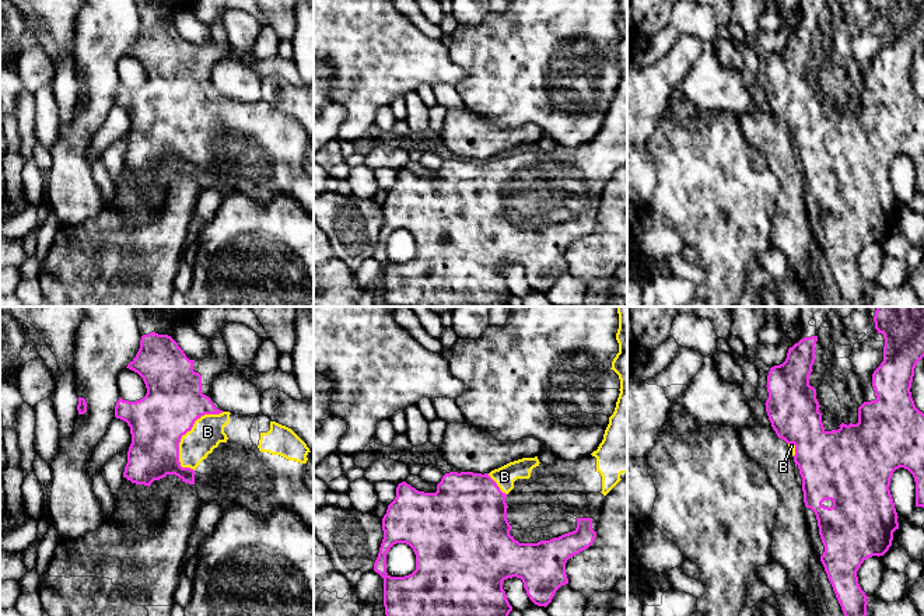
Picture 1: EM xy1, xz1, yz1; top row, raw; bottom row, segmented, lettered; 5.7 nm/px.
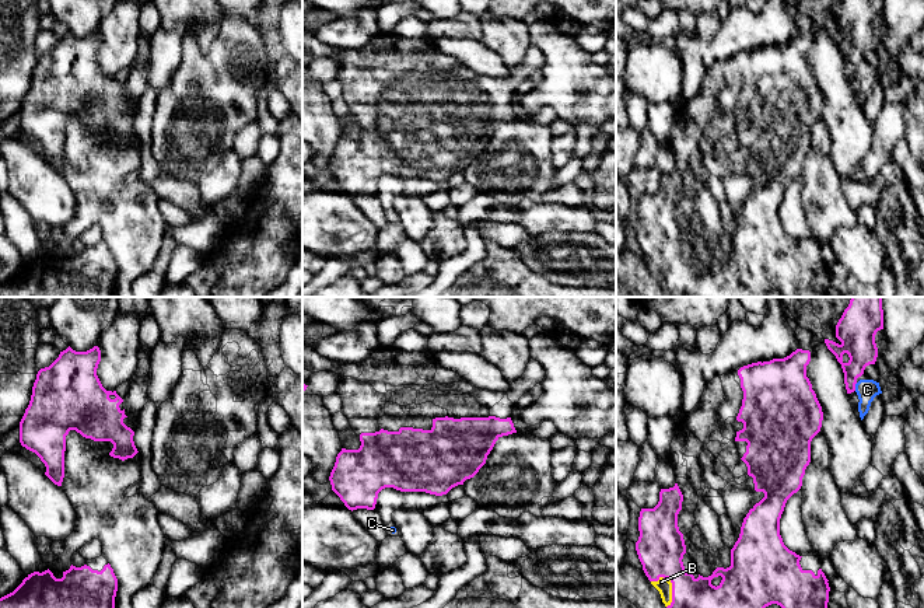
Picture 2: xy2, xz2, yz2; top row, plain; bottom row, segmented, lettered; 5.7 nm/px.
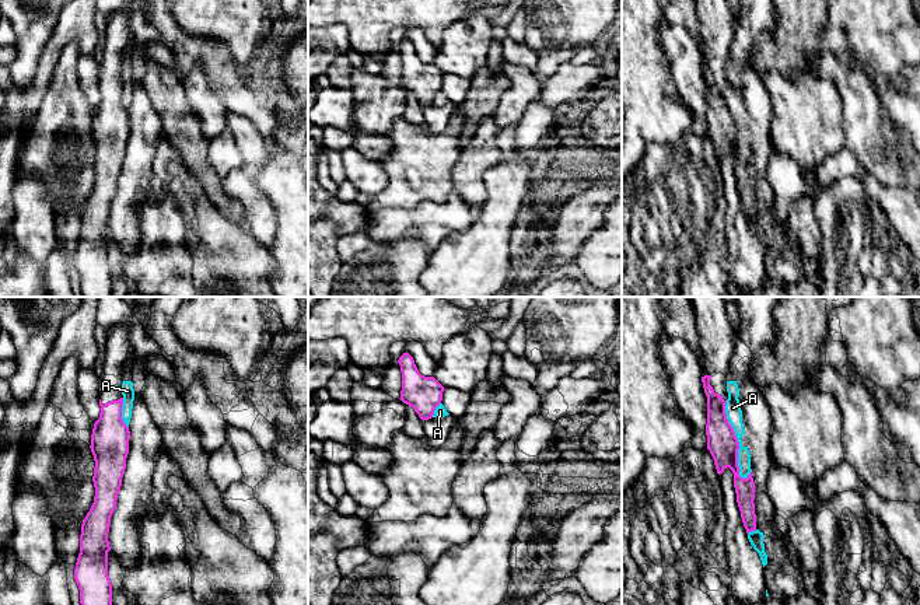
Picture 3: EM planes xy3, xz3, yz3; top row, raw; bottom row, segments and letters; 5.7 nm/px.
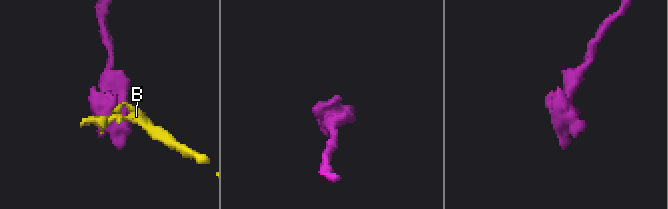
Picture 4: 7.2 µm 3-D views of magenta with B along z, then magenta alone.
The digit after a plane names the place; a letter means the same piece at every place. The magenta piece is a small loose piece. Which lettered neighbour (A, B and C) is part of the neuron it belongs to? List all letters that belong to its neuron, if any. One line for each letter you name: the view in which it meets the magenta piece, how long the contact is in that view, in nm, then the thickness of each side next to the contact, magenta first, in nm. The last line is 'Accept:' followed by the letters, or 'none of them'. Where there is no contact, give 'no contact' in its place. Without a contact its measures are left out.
B: xy1 | 400 nm | 340/190 nm
Accept: B

